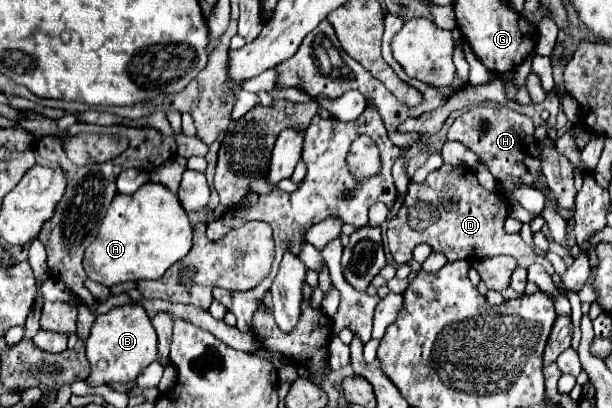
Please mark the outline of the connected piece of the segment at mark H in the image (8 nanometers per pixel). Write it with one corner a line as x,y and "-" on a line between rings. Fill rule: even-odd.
479,106
479,108
471,108
463,116
459,116
453,122
453,126
449,128
447,138
459,140
467,148
471,148
471,152
475,152
479,156
479,160
489,168
489,172
493,174
495,180
499,180
499,182
519,180
521,184
537,188
539,192
543,192
547,198
545,198
545,210
541,216
545,218
551,236
563,244
567,222
565,222
565,218
559,216
555,202
549,198
549,188
545,184
545,176
541,174
541,146
535,140
533,132
535,132
535,124
525,114
519,114
507,106
499,106
499,108
-
525,156
531,156
533,162
523,162

